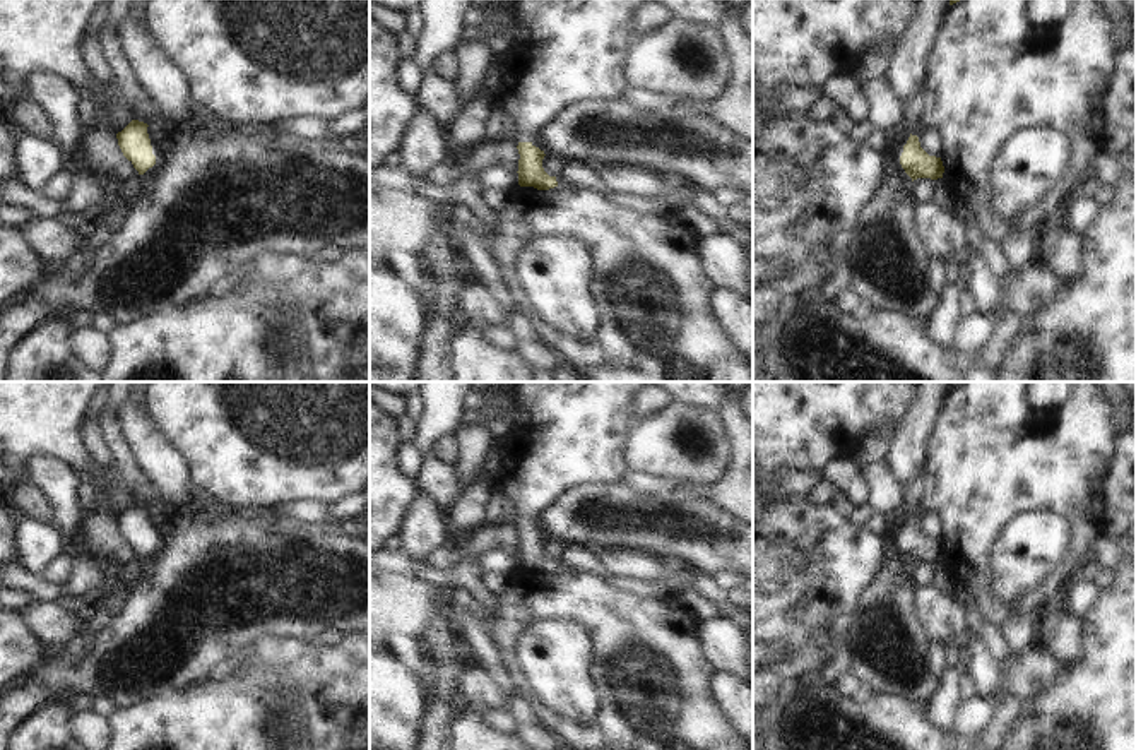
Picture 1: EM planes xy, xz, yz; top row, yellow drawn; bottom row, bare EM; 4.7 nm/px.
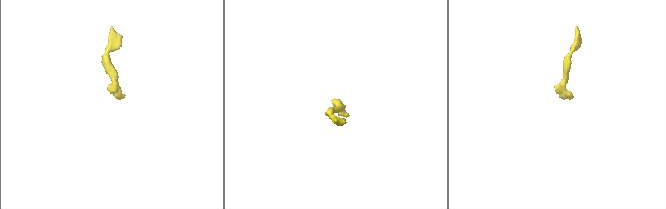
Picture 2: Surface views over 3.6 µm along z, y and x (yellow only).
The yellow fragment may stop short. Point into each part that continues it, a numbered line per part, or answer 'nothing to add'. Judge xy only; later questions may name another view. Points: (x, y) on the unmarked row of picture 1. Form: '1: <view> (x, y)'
nothing to add

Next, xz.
1: xz (565, 434)

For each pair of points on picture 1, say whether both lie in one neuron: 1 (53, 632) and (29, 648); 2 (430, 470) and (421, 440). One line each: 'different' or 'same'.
1: different
2: same

